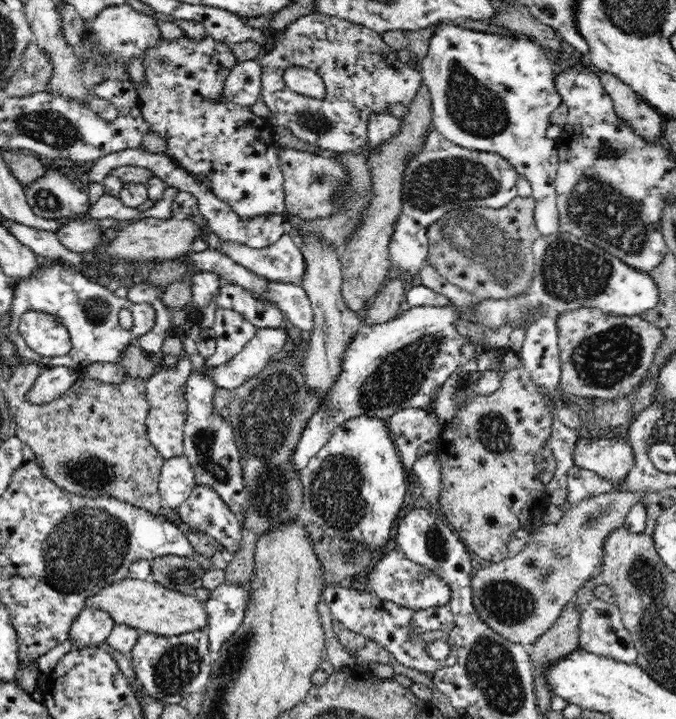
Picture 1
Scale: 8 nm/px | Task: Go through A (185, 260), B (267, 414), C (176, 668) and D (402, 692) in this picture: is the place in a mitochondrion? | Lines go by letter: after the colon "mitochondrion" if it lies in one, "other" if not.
A: other
B: mitochondrion
C: mitochondrion
D: other

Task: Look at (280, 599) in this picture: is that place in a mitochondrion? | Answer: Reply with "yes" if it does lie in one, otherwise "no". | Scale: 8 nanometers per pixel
no

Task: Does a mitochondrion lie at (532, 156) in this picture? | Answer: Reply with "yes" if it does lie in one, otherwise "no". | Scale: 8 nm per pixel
no

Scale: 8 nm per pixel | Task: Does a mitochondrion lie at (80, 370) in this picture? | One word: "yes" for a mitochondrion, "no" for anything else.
no

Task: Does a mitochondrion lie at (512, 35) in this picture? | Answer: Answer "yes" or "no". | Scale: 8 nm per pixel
no

